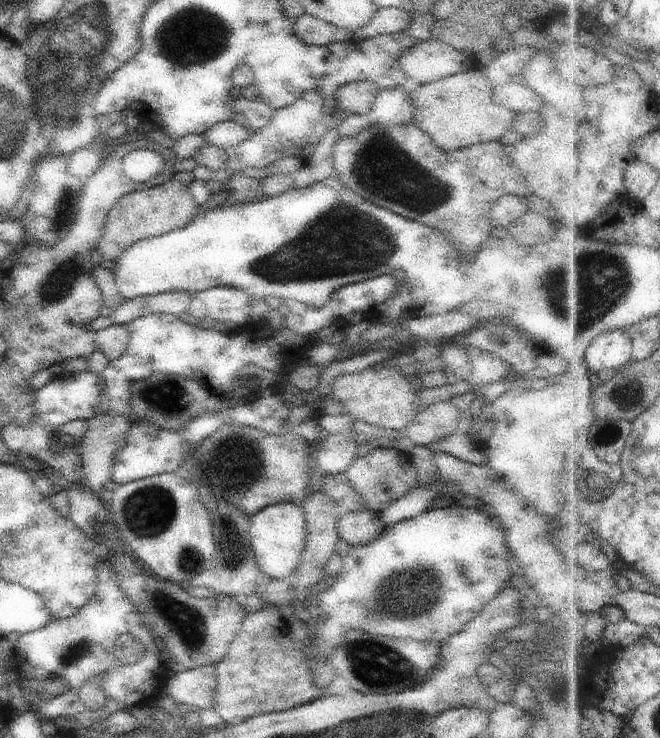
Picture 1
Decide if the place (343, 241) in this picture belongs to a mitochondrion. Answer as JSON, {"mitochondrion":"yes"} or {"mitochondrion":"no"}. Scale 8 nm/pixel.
{"mitochondrion":"yes"}

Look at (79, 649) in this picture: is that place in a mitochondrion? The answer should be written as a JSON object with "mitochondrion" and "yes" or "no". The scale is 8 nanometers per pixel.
{"mitochondrion":"yes"}

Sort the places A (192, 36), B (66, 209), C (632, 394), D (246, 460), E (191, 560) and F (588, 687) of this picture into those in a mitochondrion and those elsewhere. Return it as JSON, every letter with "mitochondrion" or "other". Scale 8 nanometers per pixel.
{"A":"mitochondrion","B":"mitochondrion","C":"mitochondrion","D":"mitochondrion","E":"mitochondrion","F":"other"}

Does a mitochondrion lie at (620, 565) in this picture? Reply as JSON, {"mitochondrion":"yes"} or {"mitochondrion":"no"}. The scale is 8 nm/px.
{"mitochondrion":"no"}

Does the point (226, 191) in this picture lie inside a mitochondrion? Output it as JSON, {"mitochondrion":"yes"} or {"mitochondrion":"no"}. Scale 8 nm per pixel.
{"mitochondrion":"no"}

